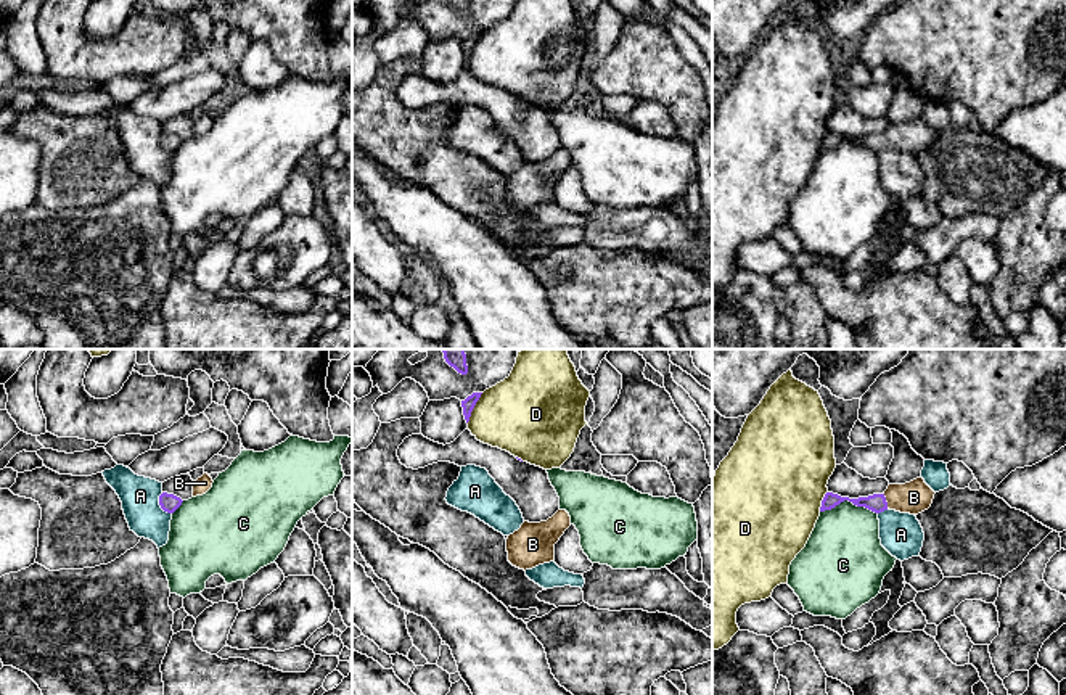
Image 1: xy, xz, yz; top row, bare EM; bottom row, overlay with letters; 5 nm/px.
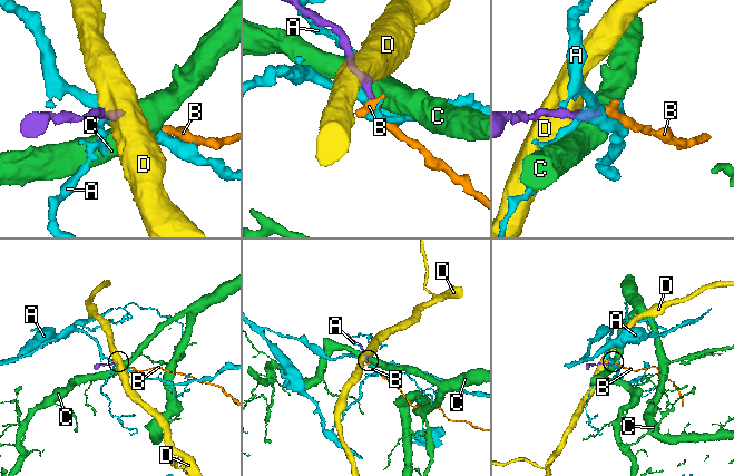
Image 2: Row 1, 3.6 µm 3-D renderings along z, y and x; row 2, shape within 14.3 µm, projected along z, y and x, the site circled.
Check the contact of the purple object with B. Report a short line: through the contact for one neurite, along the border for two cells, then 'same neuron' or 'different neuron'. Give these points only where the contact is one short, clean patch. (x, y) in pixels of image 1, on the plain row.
line yz (877, 142), (885, 140), (914, 137); same neuron

